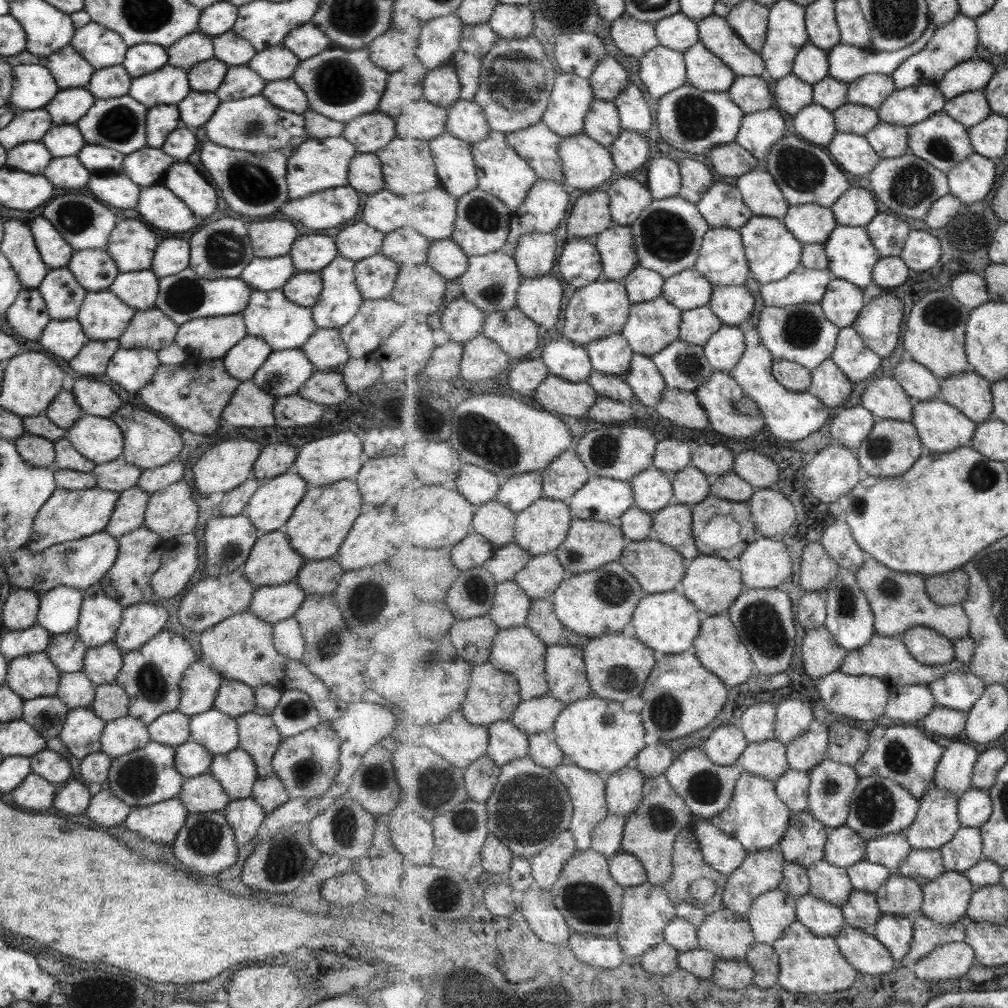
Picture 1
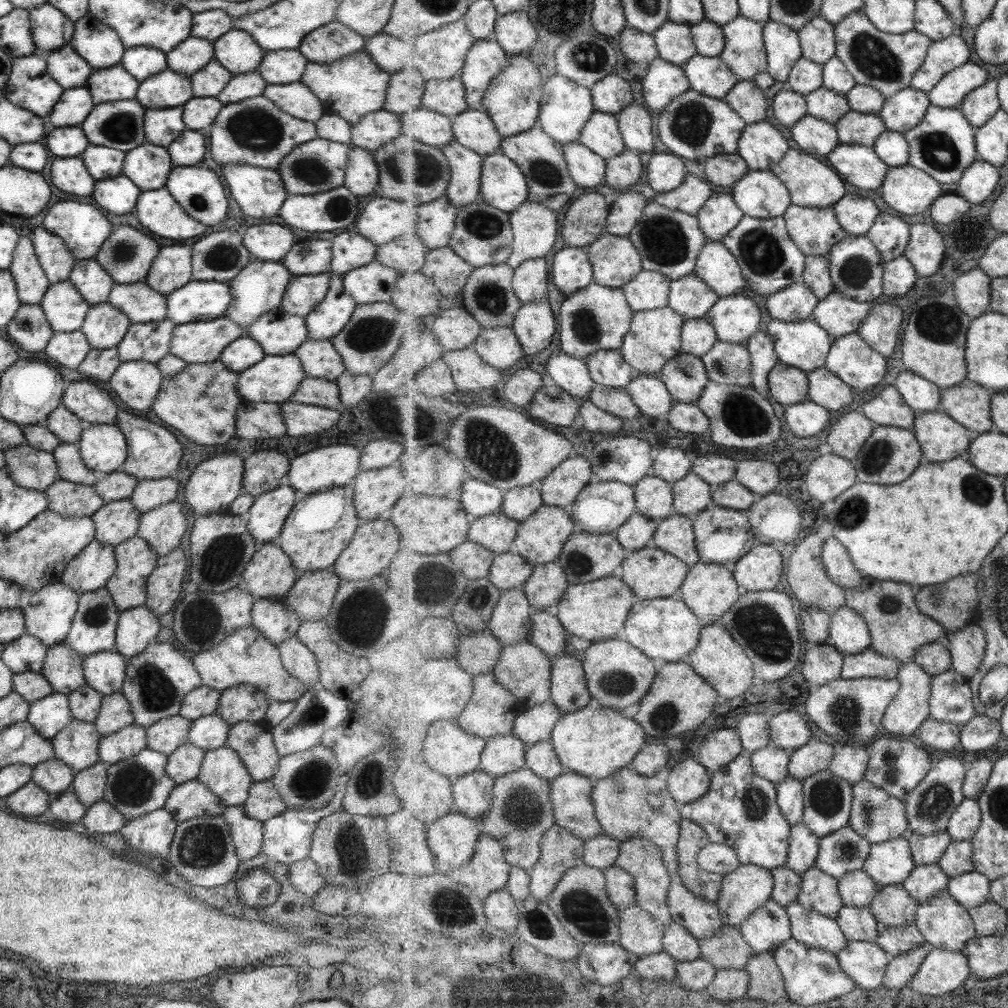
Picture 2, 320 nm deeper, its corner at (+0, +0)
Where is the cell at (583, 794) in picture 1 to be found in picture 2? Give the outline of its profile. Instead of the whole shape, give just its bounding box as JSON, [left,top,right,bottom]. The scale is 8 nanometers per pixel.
[551,769,604,841]

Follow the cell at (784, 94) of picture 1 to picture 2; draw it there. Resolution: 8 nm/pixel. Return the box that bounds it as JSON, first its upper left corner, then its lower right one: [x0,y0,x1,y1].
[772,87,808,128]

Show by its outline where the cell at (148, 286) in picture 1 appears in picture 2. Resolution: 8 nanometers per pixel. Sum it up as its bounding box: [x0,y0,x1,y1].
[106,282,166,323]

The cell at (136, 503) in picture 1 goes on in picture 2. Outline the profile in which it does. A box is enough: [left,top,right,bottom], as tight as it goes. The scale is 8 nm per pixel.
[90,499,140,548]

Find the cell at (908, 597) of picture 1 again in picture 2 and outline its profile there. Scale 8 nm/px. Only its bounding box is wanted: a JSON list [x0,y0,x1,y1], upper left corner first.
[846,576,947,664]

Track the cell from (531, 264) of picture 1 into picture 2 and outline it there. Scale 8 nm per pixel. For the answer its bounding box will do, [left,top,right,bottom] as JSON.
[515,258,549,304]

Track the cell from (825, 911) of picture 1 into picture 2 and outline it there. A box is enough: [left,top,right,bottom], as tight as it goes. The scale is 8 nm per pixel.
[786,901,849,954]

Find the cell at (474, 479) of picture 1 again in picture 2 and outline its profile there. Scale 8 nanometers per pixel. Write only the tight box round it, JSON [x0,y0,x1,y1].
[461,476,505,519]

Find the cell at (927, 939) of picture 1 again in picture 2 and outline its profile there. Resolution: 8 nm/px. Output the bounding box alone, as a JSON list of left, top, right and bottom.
[883,943,933,988]

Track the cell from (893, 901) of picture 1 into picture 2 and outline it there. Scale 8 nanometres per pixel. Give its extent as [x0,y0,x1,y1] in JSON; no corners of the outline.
[869,885,920,927]

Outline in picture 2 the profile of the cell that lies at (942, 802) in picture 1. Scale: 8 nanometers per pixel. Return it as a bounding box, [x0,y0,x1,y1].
[909,832,953,865]

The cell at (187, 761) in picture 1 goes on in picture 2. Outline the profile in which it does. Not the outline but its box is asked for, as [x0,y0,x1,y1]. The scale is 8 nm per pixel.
[165,744,204,785]

